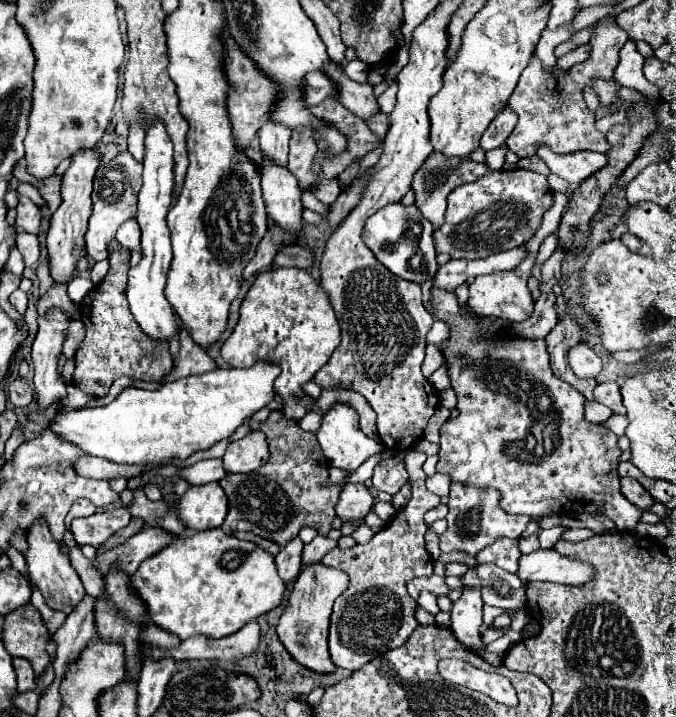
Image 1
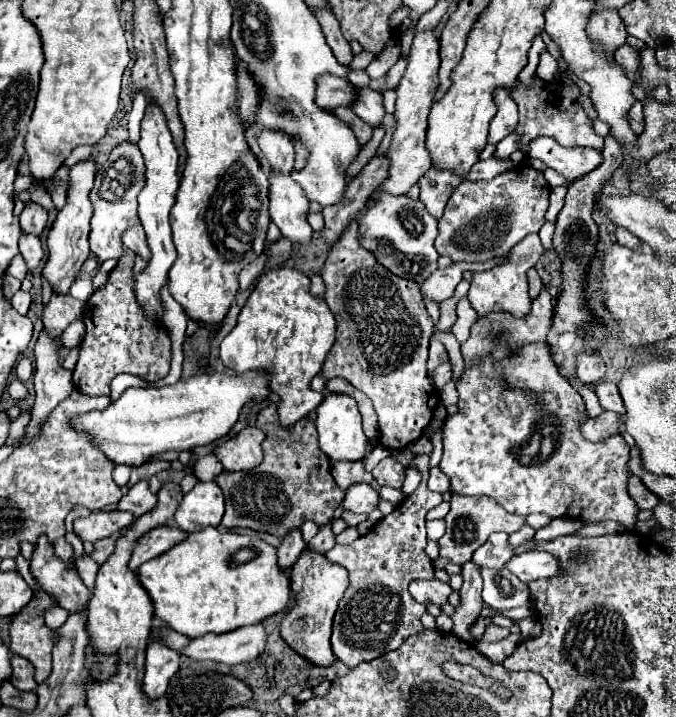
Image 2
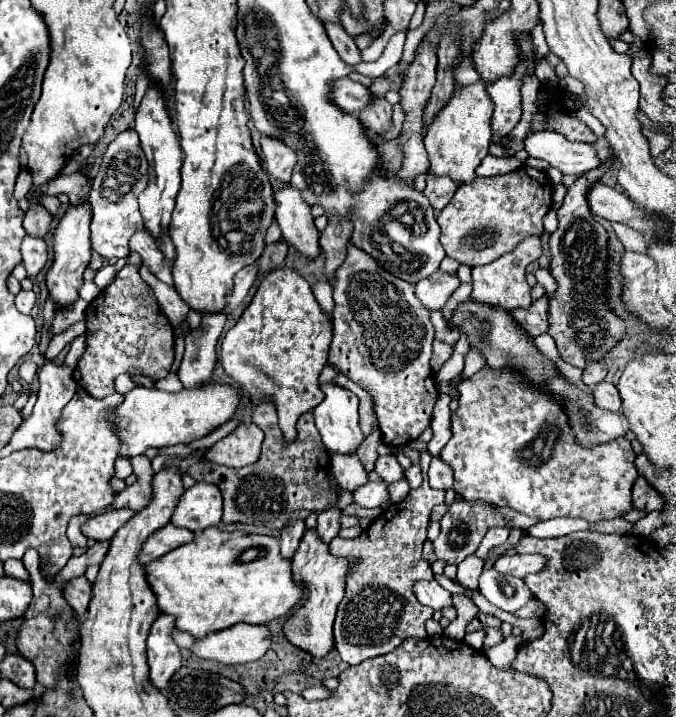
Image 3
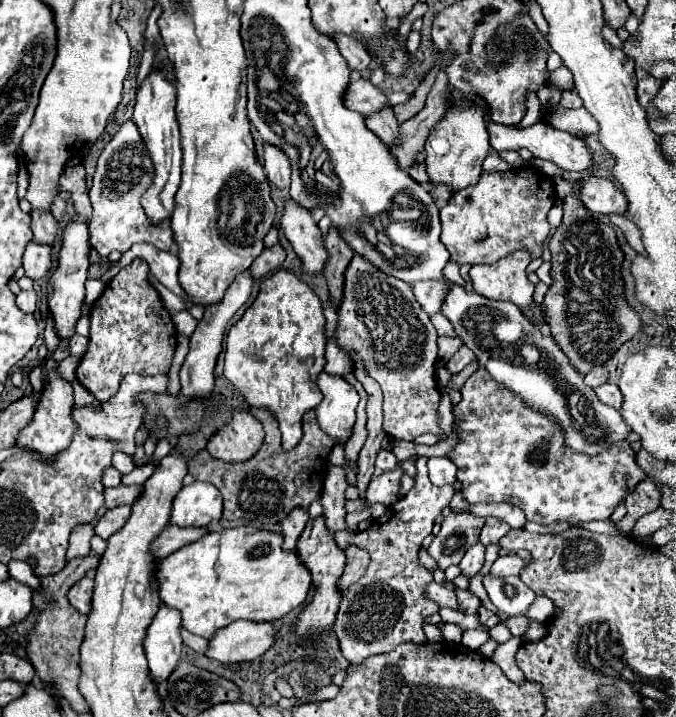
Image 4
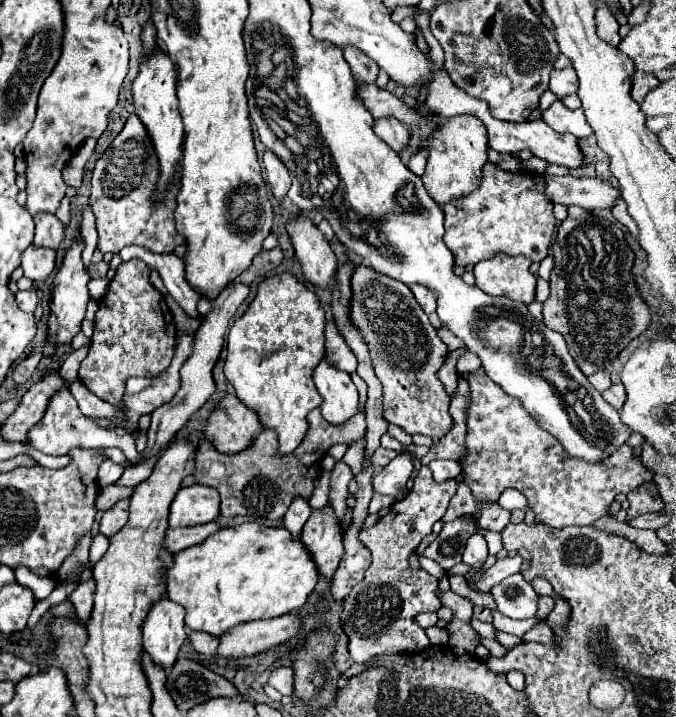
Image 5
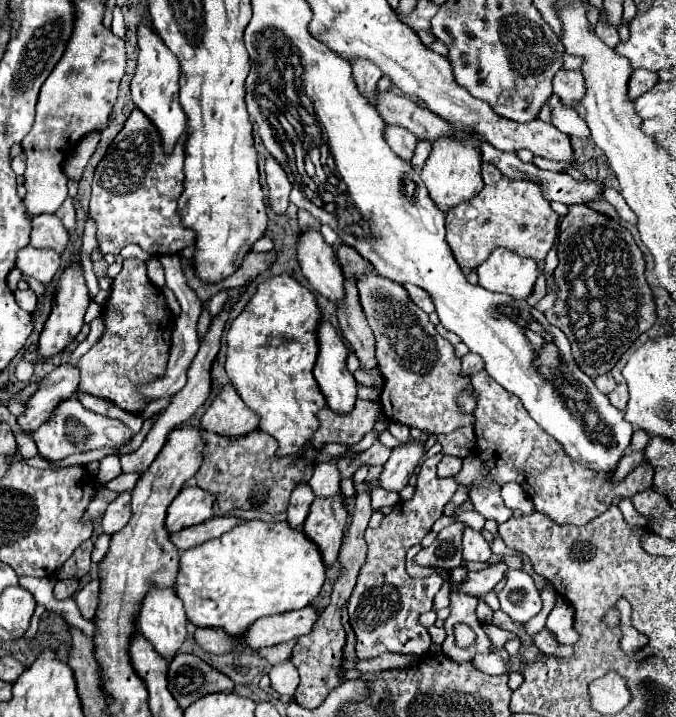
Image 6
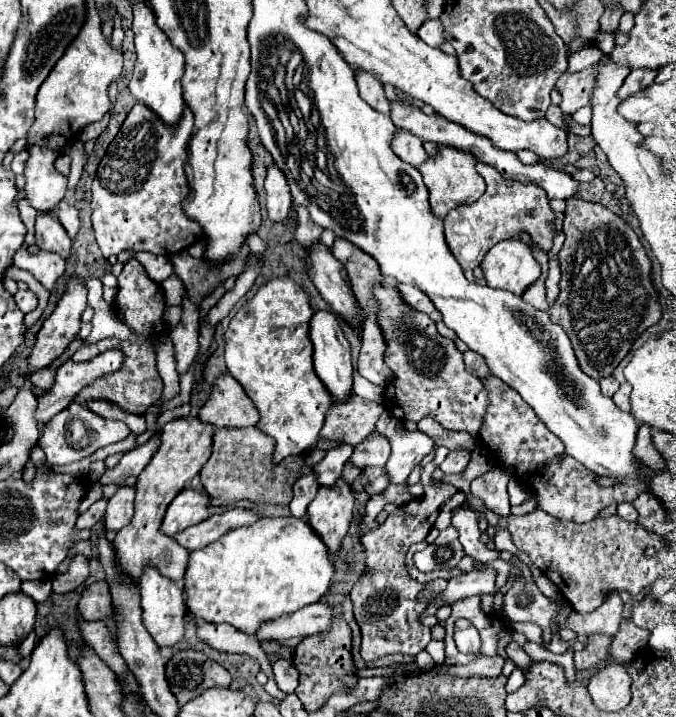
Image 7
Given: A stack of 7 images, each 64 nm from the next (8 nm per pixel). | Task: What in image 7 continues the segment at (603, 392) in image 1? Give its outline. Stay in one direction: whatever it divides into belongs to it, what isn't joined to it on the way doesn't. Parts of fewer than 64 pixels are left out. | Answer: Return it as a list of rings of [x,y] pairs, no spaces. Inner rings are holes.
[[[624,382],[624,384],[620,384],[620,388],[618,388],[618,392],[612,396],[612,400],[614,400],[614,404],[620,408],[620,410],[630,410],[630,388],[628,388],[628,382]]]

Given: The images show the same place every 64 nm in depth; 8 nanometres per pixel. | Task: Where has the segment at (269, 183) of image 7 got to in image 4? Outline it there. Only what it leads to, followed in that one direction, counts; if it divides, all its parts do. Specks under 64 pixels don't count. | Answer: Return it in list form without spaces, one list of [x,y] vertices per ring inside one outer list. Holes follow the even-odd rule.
[[[264,144],[264,172],[272,184],[278,188],[288,188],[290,184],[290,158],[286,152],[272,144]]]

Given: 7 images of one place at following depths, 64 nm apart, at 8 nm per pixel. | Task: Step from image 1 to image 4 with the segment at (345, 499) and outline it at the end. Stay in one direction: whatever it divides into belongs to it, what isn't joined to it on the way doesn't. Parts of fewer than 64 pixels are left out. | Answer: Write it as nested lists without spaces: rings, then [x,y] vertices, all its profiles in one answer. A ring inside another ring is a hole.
[[[398,466],[394,472],[386,472],[382,476],[376,476],[370,480],[366,492],[364,492],[364,498],[368,504],[384,504],[384,506],[390,506],[394,504],[398,498],[396,498],[396,492],[398,492],[398,484],[400,484],[400,478],[402,478],[402,468]]]

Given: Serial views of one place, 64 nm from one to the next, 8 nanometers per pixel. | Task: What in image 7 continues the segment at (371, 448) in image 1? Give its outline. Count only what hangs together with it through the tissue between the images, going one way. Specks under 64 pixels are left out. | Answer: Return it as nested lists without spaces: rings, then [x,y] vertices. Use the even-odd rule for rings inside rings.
[[[318,310],[312,316],[310,322],[310,338],[314,342],[314,372],[324,384],[324,388],[330,392],[334,402],[348,402],[352,394],[352,356],[350,356],[350,344],[344,338],[342,326],[334,318],[332,312],[322,312]]]

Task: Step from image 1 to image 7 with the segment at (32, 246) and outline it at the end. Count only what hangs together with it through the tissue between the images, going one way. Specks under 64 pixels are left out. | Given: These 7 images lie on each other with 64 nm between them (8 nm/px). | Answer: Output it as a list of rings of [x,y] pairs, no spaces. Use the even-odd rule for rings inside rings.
[[[18,250],[14,256],[14,266],[28,270],[42,286],[52,290],[54,282],[64,274],[66,262],[56,252],[38,250],[36,254],[30,254],[28,250]]]

